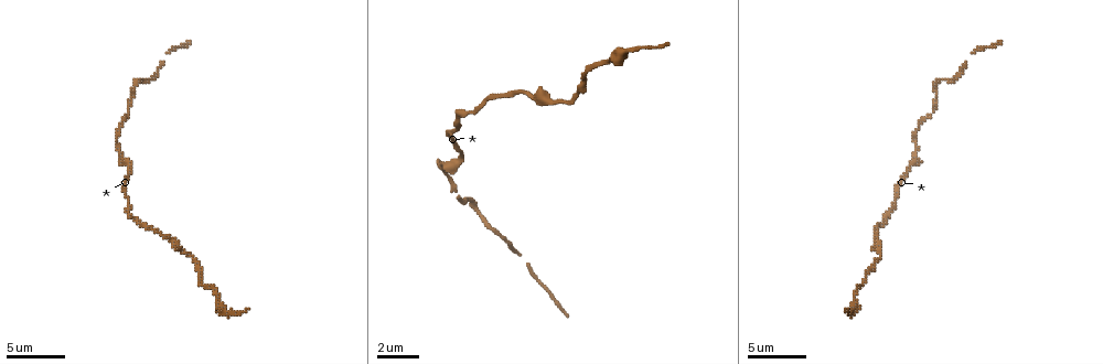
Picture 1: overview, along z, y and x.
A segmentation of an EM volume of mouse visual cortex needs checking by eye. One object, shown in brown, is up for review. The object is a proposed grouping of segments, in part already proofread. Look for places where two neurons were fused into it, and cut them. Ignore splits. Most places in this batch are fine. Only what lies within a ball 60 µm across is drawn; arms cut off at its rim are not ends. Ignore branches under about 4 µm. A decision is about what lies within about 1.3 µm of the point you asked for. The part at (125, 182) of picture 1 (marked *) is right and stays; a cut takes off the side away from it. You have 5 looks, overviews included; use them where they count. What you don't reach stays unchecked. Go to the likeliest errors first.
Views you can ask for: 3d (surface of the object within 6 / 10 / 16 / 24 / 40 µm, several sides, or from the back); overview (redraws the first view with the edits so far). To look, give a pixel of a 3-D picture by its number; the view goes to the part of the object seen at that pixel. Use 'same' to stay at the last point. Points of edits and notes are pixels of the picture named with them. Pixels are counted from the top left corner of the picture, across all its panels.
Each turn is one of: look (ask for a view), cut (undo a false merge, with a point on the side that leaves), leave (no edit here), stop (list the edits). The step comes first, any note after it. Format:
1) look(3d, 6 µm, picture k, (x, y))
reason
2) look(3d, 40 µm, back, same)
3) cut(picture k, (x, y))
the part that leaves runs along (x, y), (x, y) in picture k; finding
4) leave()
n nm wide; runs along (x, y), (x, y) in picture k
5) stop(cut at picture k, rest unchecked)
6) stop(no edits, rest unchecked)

look(3d, 10 µm, picture 1, (936, 90))
thick turns thin

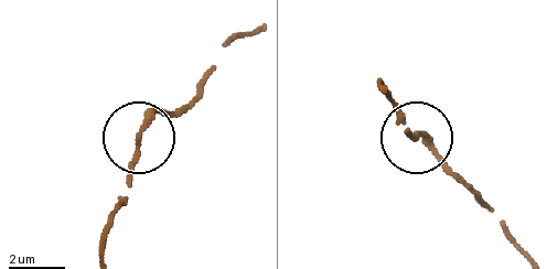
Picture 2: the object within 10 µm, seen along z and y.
look(3d, 10 µm, back, picture 2, (140, 134))

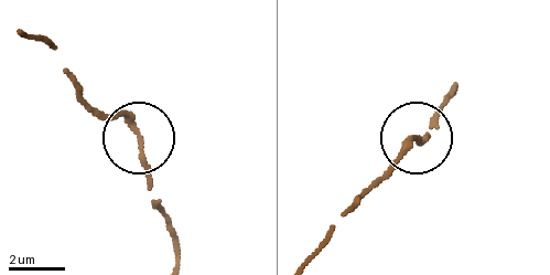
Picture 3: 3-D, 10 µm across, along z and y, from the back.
leave()
runs along (179, 255), (139, 135), (129, 120), (101, 110), (82, 94) in picture 3; continuous, no second neuron

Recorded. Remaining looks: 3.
look(3d, 10 µm, picture 1, (607, 62))
thick turns thin

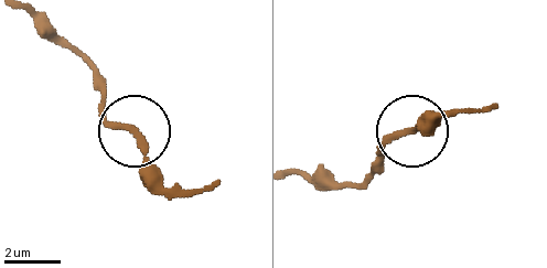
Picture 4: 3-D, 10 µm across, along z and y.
look(3d, 10 µm, back, picture 4, (137, 136))

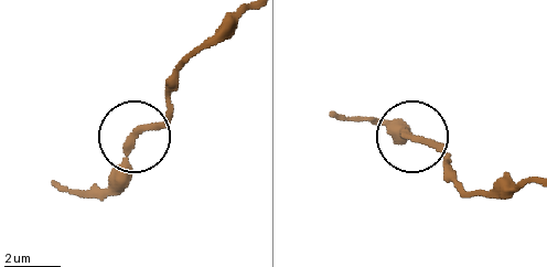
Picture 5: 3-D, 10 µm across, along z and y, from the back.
leave()
continuous, no second neuron

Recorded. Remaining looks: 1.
look(3d, 10 µm, picture 1, (878, 253))
thick turns thin

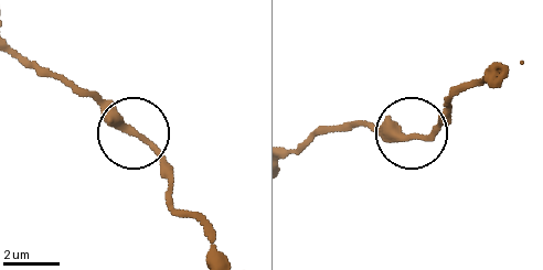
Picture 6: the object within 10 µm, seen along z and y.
leave()
one neuron here

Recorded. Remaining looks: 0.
stop(no edits, rest unchecked)

